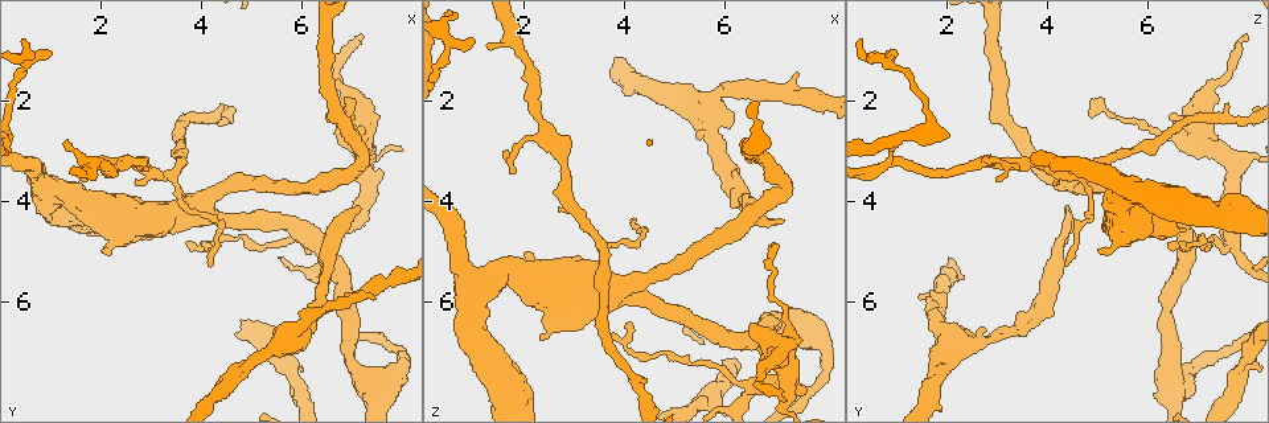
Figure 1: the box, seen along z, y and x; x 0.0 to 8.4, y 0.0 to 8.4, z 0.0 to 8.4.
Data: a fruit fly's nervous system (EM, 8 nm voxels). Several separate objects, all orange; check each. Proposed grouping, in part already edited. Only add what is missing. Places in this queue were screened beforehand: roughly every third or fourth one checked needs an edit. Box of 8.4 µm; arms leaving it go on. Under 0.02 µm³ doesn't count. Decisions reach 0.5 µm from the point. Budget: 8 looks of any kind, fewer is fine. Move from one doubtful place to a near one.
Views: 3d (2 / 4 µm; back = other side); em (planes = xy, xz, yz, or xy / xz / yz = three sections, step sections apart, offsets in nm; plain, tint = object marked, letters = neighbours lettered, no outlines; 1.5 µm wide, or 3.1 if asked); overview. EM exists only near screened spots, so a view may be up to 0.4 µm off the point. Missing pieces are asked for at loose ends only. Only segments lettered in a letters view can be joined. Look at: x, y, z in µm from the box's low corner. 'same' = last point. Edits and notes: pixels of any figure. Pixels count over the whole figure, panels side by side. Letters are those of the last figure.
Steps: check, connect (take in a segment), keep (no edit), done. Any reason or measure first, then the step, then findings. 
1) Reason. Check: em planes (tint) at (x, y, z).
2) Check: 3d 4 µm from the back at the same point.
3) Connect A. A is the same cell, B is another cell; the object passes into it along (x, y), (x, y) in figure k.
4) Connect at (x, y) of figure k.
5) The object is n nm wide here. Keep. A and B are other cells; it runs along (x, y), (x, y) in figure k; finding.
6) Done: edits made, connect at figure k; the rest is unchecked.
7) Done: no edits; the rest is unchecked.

Free end. Check: em xy step 4 (letters) at (0.95, 1.10, 0.75).

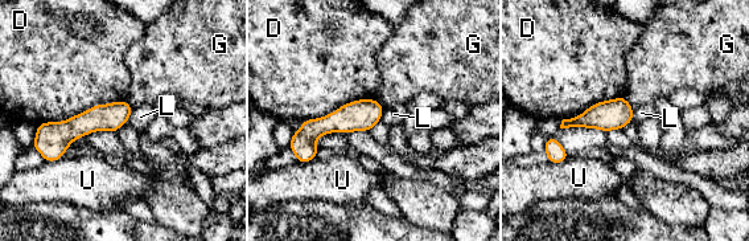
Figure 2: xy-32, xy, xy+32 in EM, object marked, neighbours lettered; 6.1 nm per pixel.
The longest contact is with D, 550 nm. Keep. D, G, L and U are other cells; it runs along (128, 109), (75, 127), (44, 127) in figure 2; none of them fits.

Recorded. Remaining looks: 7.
Thick end. Check: 3d 4 µm at (6.10, 6.65, 2.50).

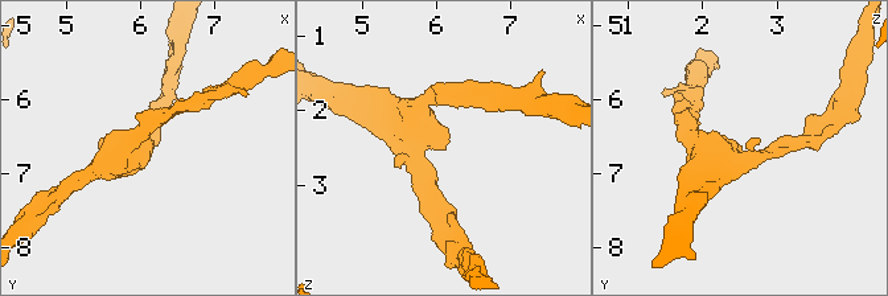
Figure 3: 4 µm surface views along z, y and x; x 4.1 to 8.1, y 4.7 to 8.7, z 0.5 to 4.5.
Check: em yz step 8 (letters) at (6.10, 6.65, 2.55).

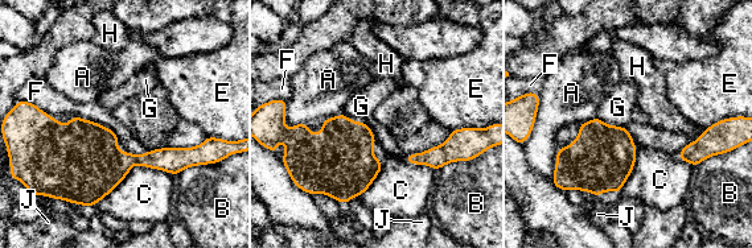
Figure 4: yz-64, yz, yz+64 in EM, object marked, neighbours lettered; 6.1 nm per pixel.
Cut it another way. Check: em planes (letters) at the same point.

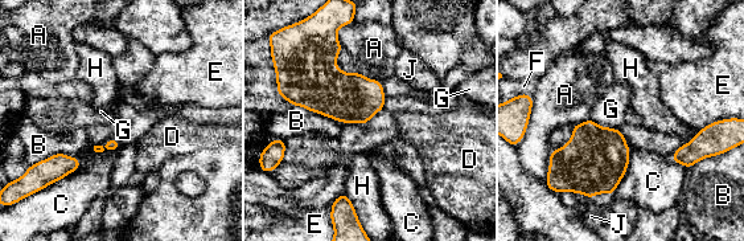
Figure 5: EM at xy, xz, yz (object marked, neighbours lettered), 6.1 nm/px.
Keep. A, B, C, D, E, F, G, H and J are other cells; a border runs along (81, 166), (37, 191) in figure 5; no lettered segment goes on from it.

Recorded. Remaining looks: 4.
Check: em xz step 4 (tint) at (7.10, 4.10, 4.35).

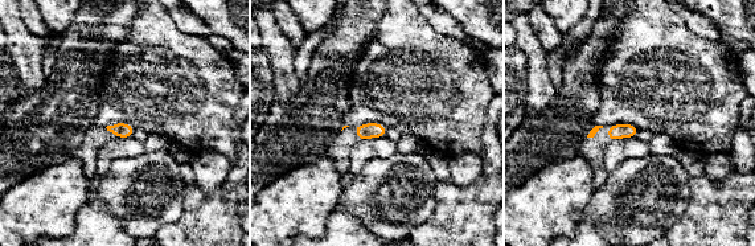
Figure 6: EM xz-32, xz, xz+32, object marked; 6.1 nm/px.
Check: em xy step 8 (letters) at the same point.

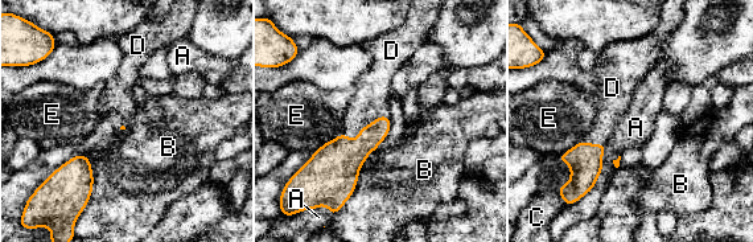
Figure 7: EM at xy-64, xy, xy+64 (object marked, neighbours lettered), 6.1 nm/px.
Connect D. D is the same cell, A, B, C and E are other cells; it goes on there.

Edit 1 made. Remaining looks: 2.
Done: edits made, connect at figure 7; the rest is unchecked.

